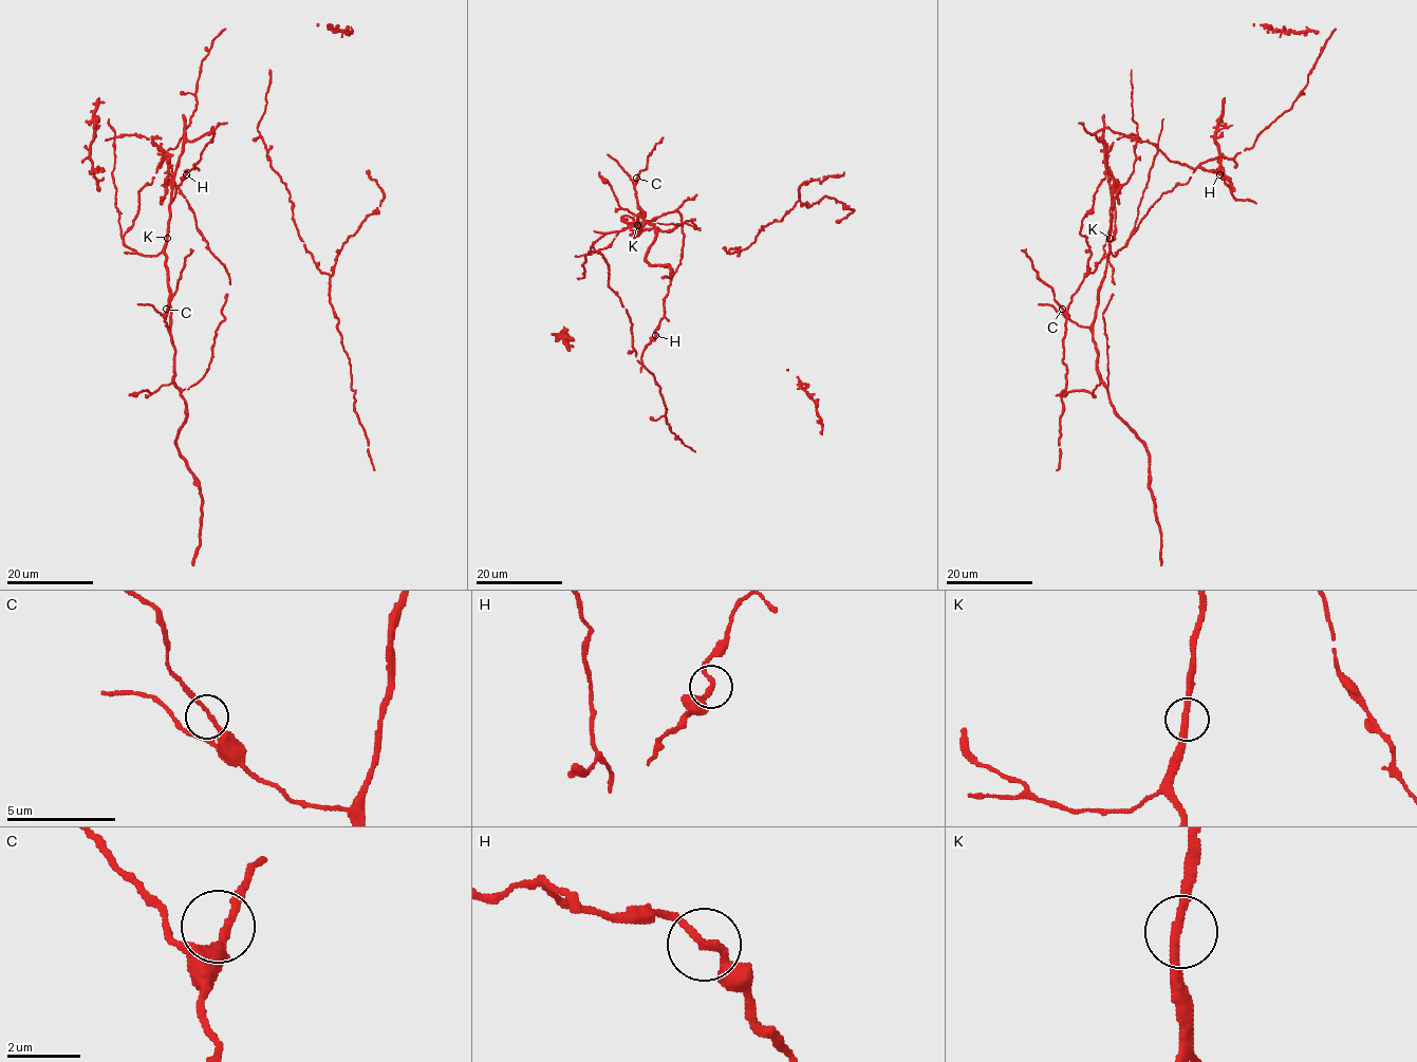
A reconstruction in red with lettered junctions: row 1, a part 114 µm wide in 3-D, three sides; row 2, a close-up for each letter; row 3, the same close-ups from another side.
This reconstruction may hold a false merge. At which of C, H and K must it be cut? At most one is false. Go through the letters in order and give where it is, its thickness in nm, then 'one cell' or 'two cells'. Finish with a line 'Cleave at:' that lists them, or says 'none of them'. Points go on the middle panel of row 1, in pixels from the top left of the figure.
C: at (636, 178); 190 nm thick; one cell
H: at (655, 335); 200 nm thick; one cell
K: at (637, 225); 280 nm thick; one cell
Cleave at: none of them

